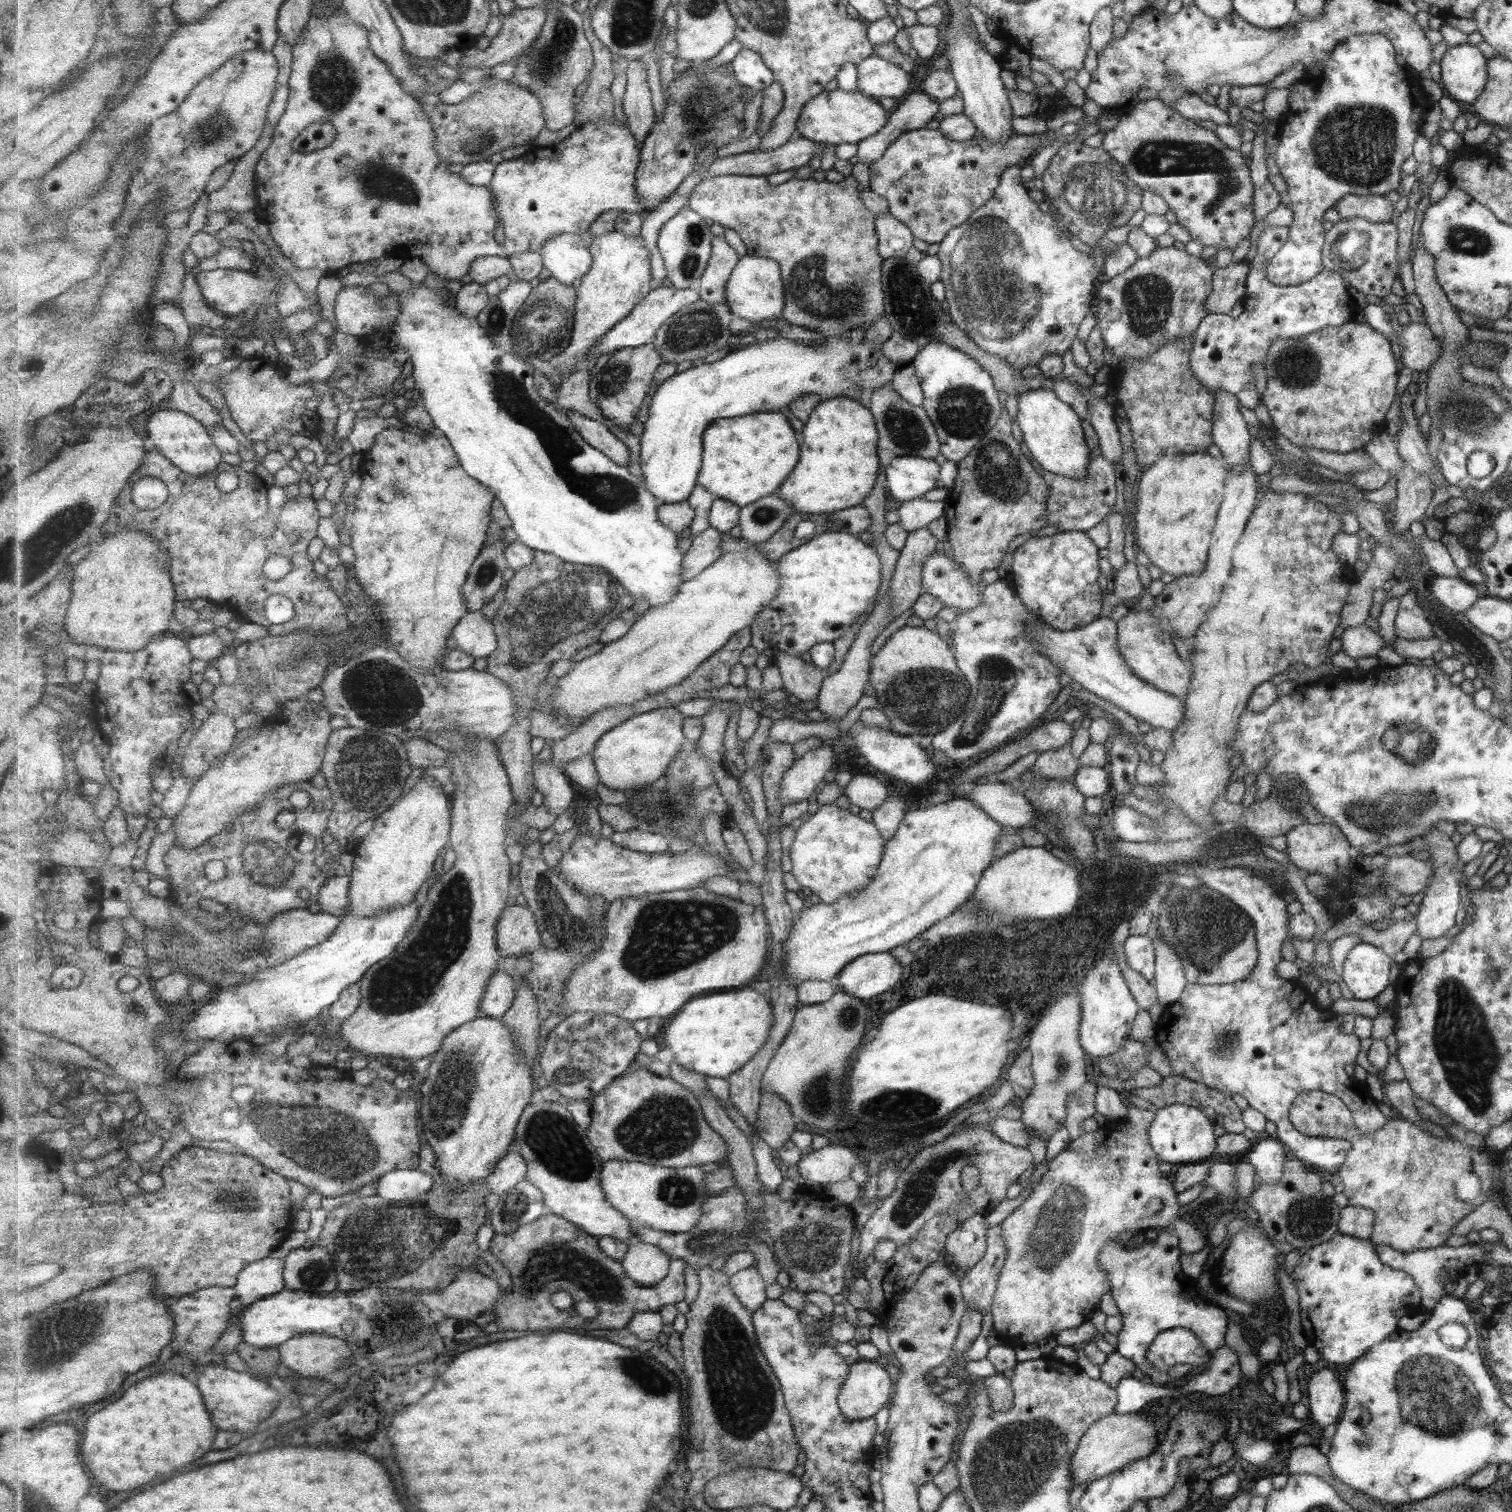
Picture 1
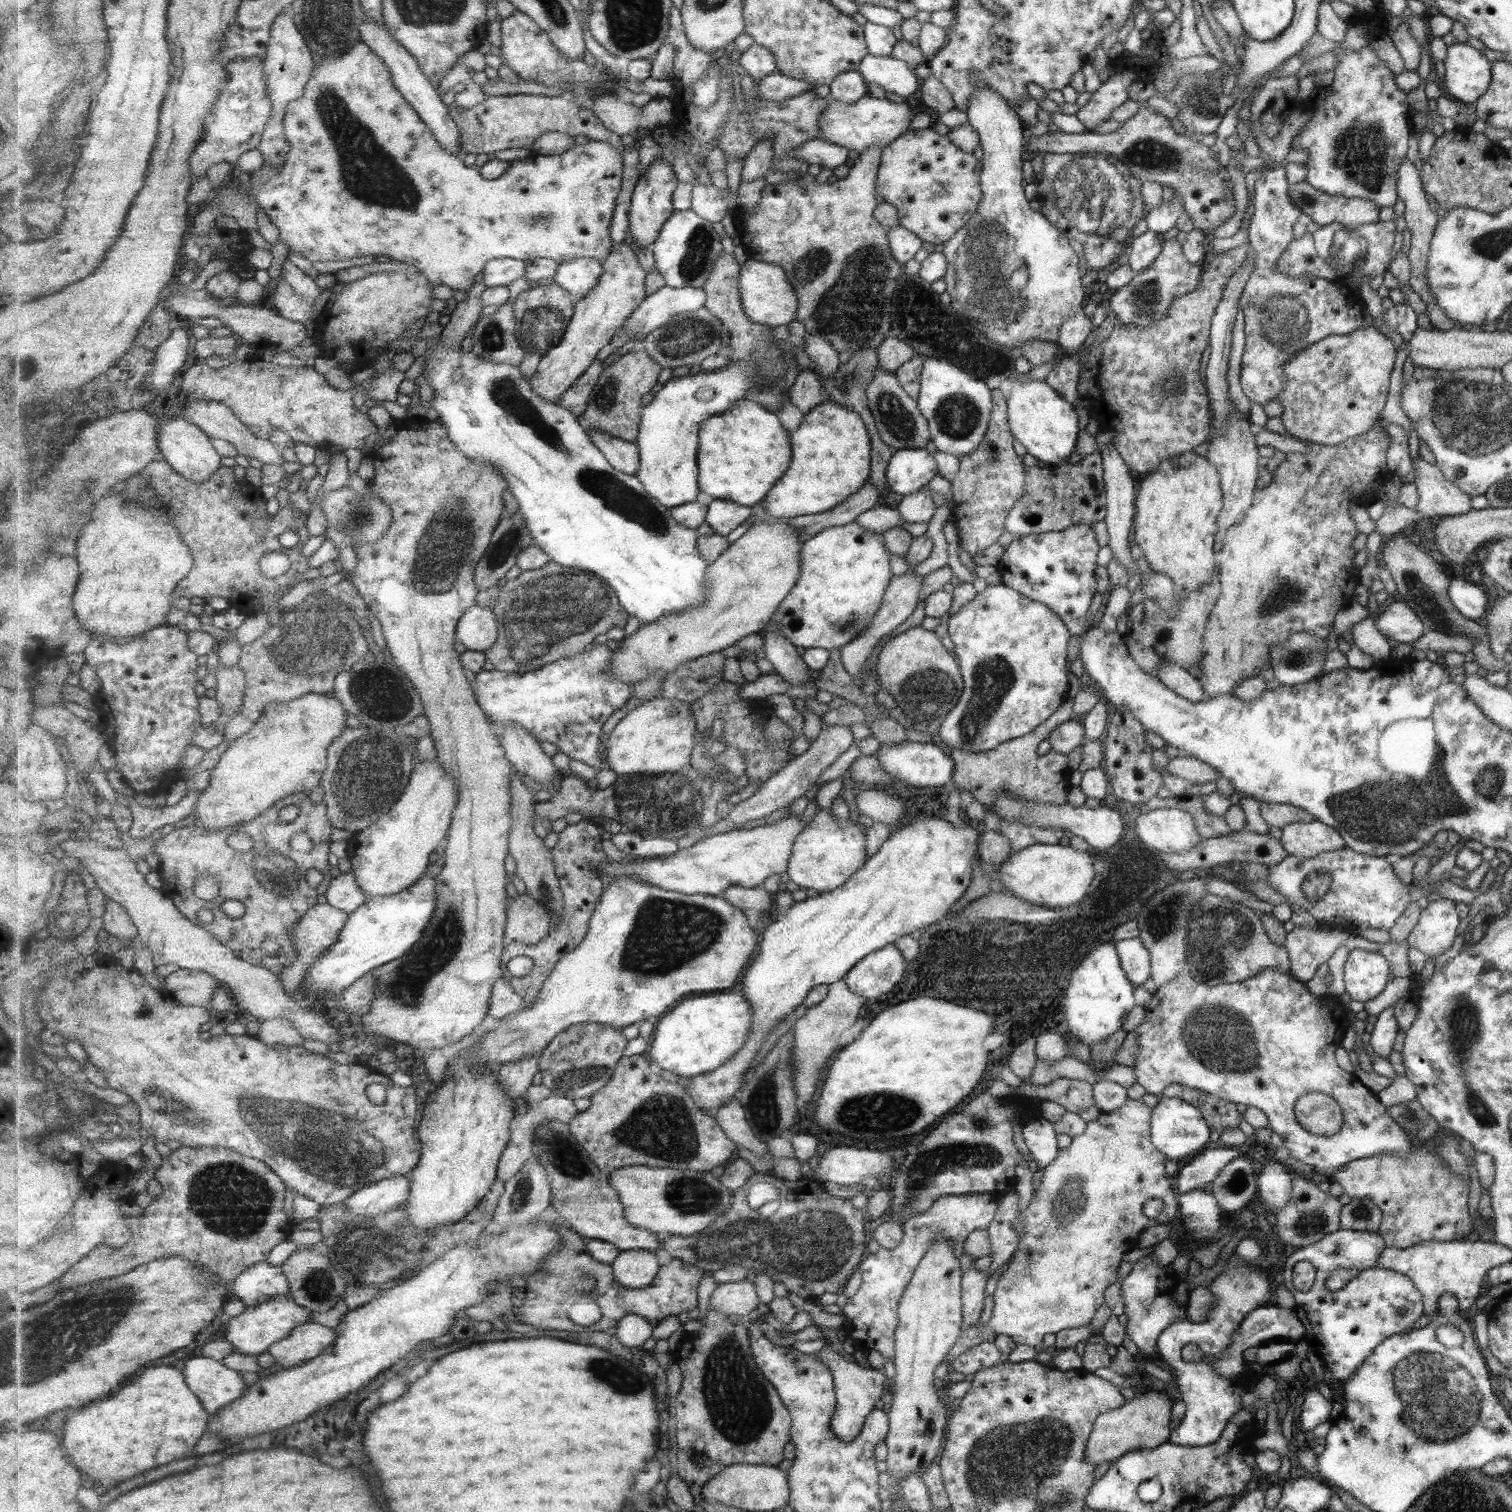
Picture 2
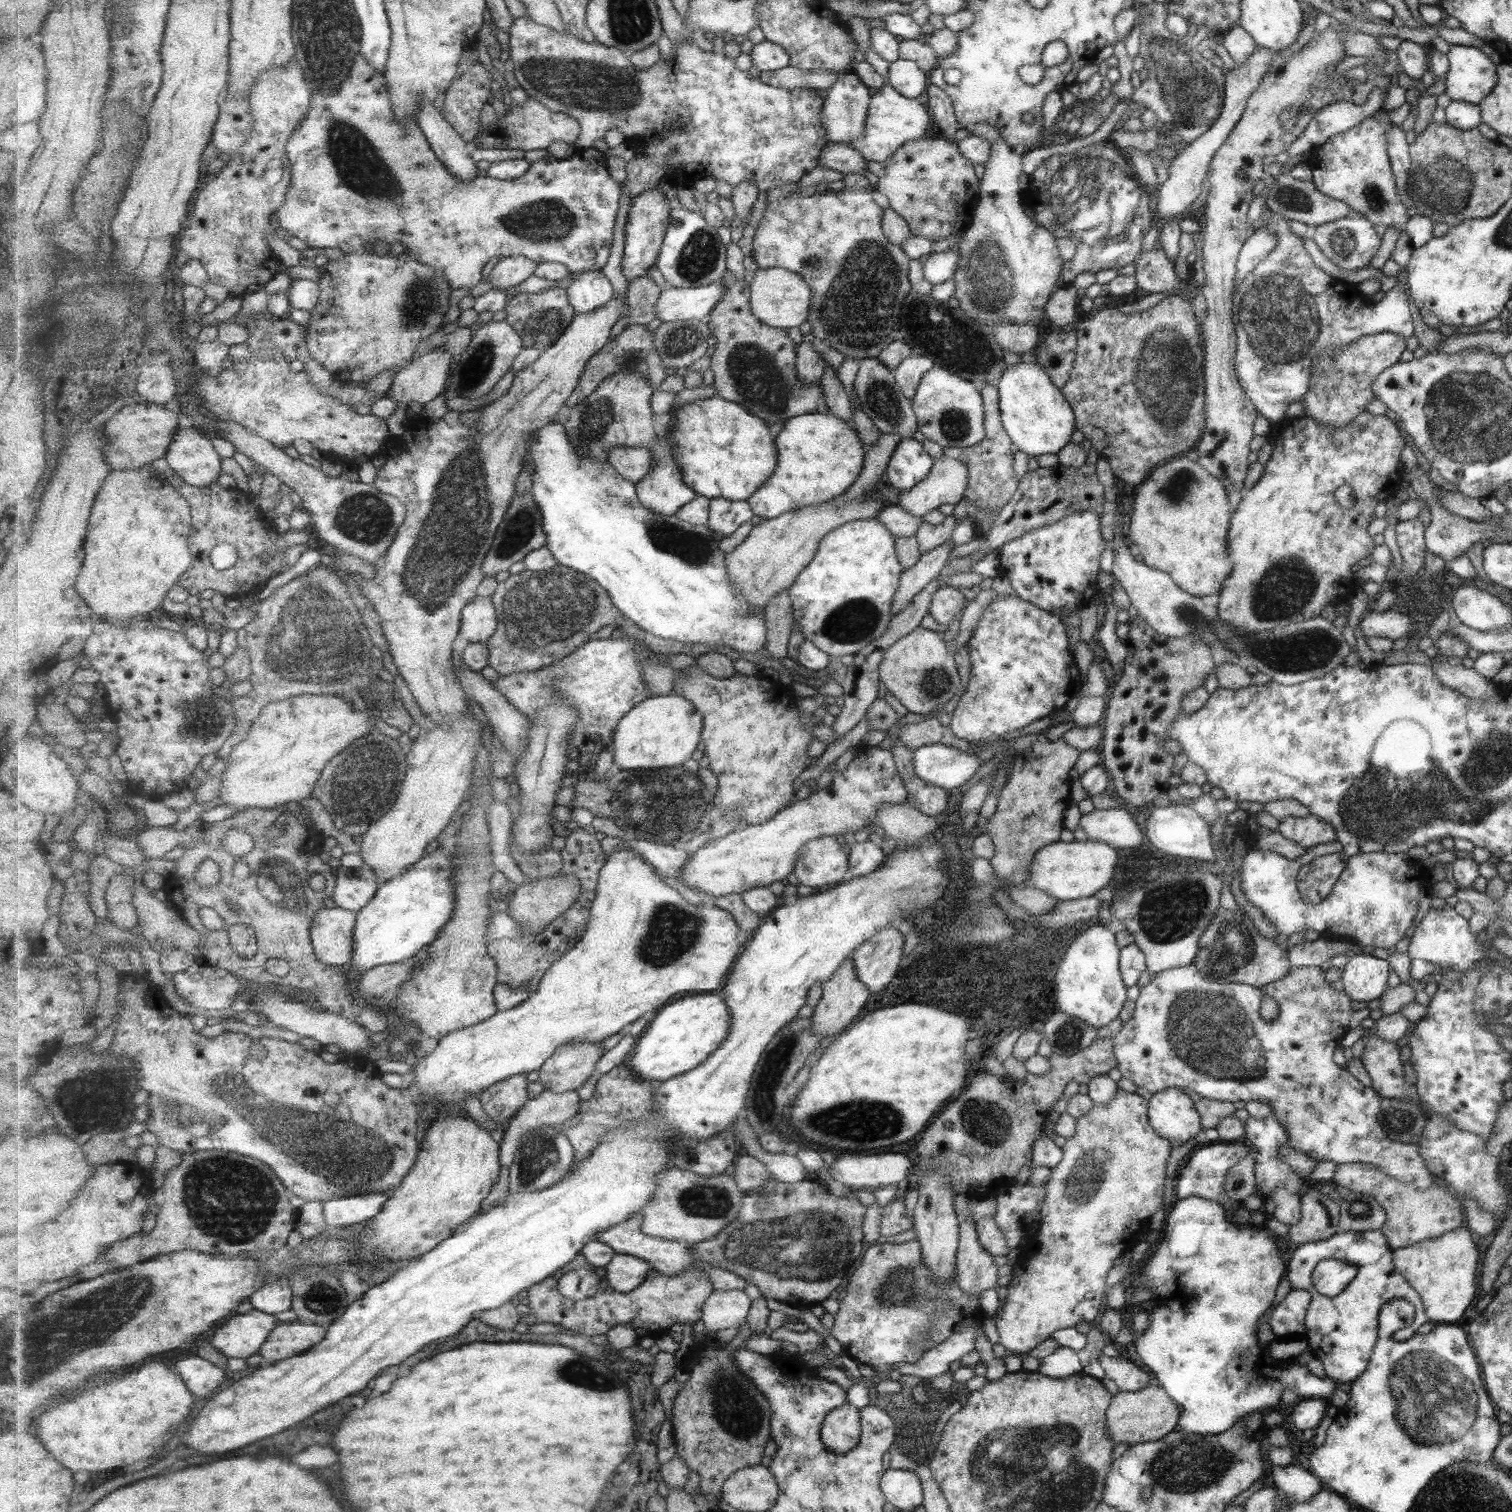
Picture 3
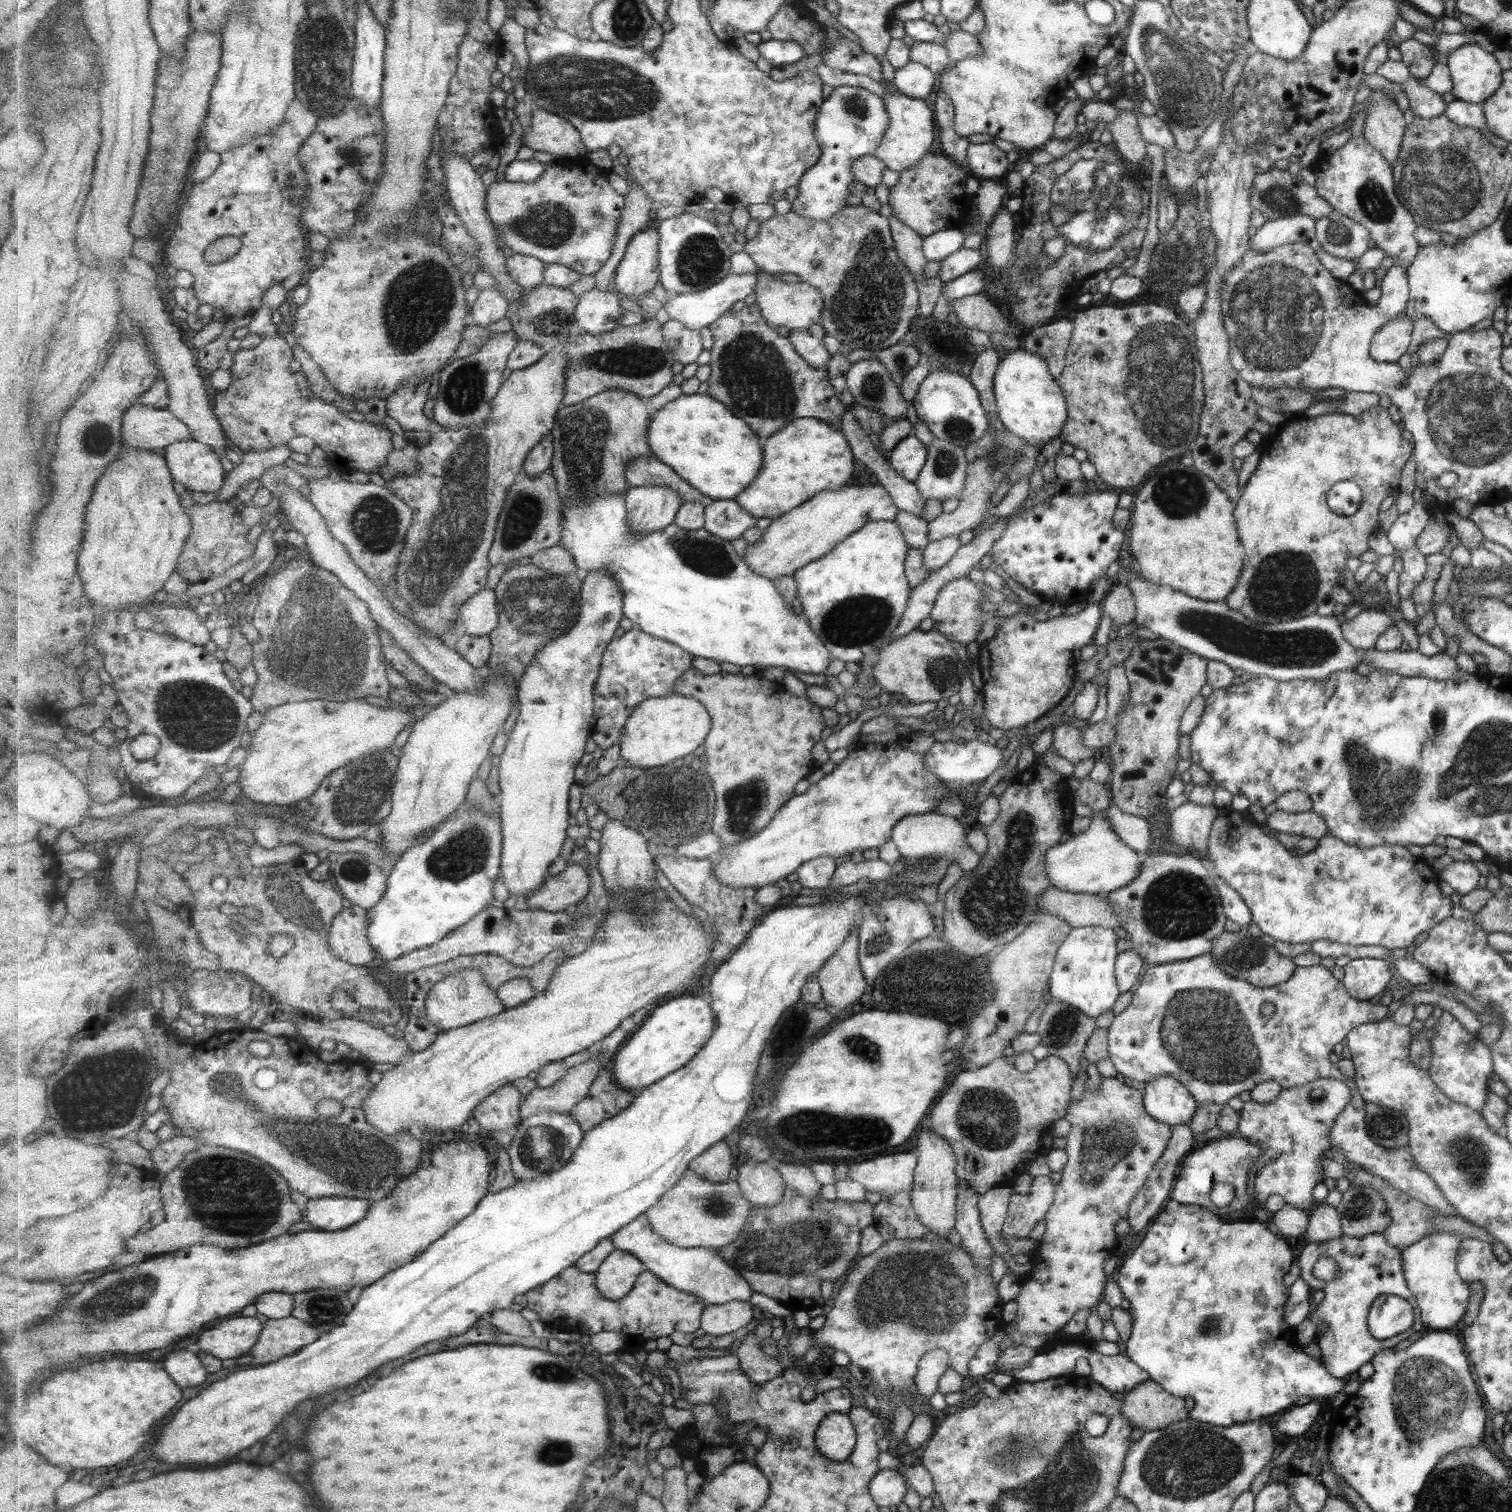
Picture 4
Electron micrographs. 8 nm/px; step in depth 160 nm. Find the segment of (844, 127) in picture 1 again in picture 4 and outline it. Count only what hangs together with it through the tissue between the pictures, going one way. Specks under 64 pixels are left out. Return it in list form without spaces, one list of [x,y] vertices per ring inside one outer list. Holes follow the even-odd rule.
[[[884,60],[881,65],[883,70],[883,82],[889,86],[887,96],[882,96],[885,109],[888,113],[888,128],[885,129],[883,140],[876,146],[876,152],[872,155],[883,162],[883,165],[891,171],[901,172],[907,170],[909,166],[915,166],[924,154],[927,154],[933,142],[933,115],[924,99],[909,98],[908,95],[901,94],[892,86],[894,68]]]

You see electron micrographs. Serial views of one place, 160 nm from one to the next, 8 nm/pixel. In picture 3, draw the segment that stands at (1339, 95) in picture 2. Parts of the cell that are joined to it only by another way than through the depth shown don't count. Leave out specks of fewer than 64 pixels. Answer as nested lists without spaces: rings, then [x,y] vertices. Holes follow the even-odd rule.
[[[1385,110],[1364,118],[1349,130],[1327,138],[1315,150],[1315,154],[1309,157],[1307,163],[1312,175],[1310,181],[1315,184],[1317,191],[1343,202],[1372,226],[1382,224],[1394,227],[1401,236],[1409,216],[1408,209],[1397,192],[1391,160],[1388,159],[1386,132],[1390,126],[1392,121]]]

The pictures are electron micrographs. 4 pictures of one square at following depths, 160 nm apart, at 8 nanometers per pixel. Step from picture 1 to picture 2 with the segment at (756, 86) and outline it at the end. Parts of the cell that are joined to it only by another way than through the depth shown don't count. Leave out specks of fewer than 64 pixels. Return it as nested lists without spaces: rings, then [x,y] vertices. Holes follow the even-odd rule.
[[[755,42],[740,56],[739,70],[758,81],[778,72],[775,55]]]

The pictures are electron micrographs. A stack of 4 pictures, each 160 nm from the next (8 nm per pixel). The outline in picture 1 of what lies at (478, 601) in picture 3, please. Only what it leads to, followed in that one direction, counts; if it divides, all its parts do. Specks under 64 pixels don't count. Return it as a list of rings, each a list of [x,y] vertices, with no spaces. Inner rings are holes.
[[[482,611],[468,612],[454,628],[452,638],[458,649],[475,659],[487,659],[499,647],[494,622]]]

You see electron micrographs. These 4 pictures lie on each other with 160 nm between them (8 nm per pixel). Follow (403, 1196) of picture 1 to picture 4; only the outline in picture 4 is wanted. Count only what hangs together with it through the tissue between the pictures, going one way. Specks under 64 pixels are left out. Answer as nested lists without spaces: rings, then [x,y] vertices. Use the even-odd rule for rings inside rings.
[[[349,1197],[310,1199],[303,1208],[308,1222],[319,1231],[340,1231],[361,1222],[369,1212],[370,1200]]]

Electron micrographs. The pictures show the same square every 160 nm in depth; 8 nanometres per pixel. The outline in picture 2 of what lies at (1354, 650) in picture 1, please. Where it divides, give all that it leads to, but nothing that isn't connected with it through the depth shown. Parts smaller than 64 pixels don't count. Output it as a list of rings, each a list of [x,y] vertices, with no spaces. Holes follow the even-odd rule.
[[[1361,619],[1352,626],[1351,636],[1355,645],[1363,654],[1373,657],[1379,663],[1389,657],[1391,646],[1386,638],[1377,632],[1375,619]]]

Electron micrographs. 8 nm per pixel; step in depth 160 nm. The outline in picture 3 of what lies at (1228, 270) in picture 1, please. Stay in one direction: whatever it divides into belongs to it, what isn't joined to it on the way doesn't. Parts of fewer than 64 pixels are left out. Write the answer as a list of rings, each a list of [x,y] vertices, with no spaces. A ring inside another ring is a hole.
[[[1169,294],[1152,308],[1132,314],[1122,314],[1115,309],[1096,306],[1078,320],[1073,328],[1076,330],[1075,364],[1072,366],[1072,372],[1069,373],[1068,381],[1060,387],[1060,390],[1075,412],[1076,430],[1083,434],[1083,438],[1088,440],[1093,448],[1096,448],[1099,458],[1104,458],[1109,463],[1115,480],[1121,480],[1131,487],[1137,486],[1159,464],[1191,448],[1199,440],[1201,430],[1206,425],[1203,424],[1205,422],[1205,416],[1203,416],[1203,354],[1201,354],[1201,340],[1199,340],[1199,320],[1195,318],[1191,310],[1189,300]]]

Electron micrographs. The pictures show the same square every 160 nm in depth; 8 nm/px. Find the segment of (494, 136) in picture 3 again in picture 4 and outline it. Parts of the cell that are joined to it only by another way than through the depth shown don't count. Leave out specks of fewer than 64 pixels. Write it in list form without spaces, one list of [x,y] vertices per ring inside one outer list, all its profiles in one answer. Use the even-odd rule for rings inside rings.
[[[535,107],[530,129],[522,135],[522,144],[536,152],[546,152],[561,161],[588,155],[580,130],[561,115]]]

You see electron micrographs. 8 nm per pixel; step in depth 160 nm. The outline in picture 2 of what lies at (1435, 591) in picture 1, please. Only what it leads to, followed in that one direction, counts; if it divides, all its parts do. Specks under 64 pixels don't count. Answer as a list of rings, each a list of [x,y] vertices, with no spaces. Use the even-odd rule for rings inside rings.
[[[1457,579],[1450,580],[1447,588],[1449,600],[1461,616],[1476,621],[1487,614],[1487,598],[1481,588]]]

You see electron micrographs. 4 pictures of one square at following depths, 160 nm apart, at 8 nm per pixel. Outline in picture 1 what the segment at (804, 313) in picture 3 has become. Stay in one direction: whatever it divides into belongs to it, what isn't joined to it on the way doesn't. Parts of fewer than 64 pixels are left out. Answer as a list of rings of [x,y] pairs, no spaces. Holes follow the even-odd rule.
[[[746,254],[738,262],[729,279],[727,300],[727,305],[732,308],[735,315],[751,323],[781,317],[786,306],[786,297],[779,262],[769,258],[759,258],[755,254]]]

